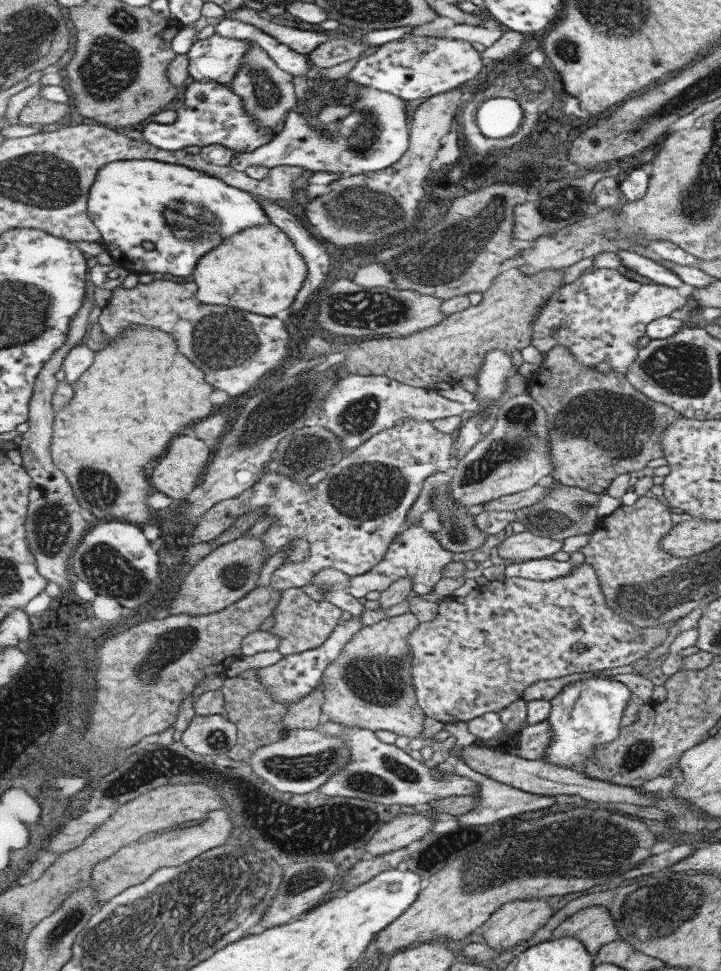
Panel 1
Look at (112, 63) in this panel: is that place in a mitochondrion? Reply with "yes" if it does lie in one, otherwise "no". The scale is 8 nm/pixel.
yes

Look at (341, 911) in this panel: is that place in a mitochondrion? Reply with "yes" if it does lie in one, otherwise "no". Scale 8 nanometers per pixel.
no

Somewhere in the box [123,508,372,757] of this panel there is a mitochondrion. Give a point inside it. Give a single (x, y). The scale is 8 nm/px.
(166, 648)

